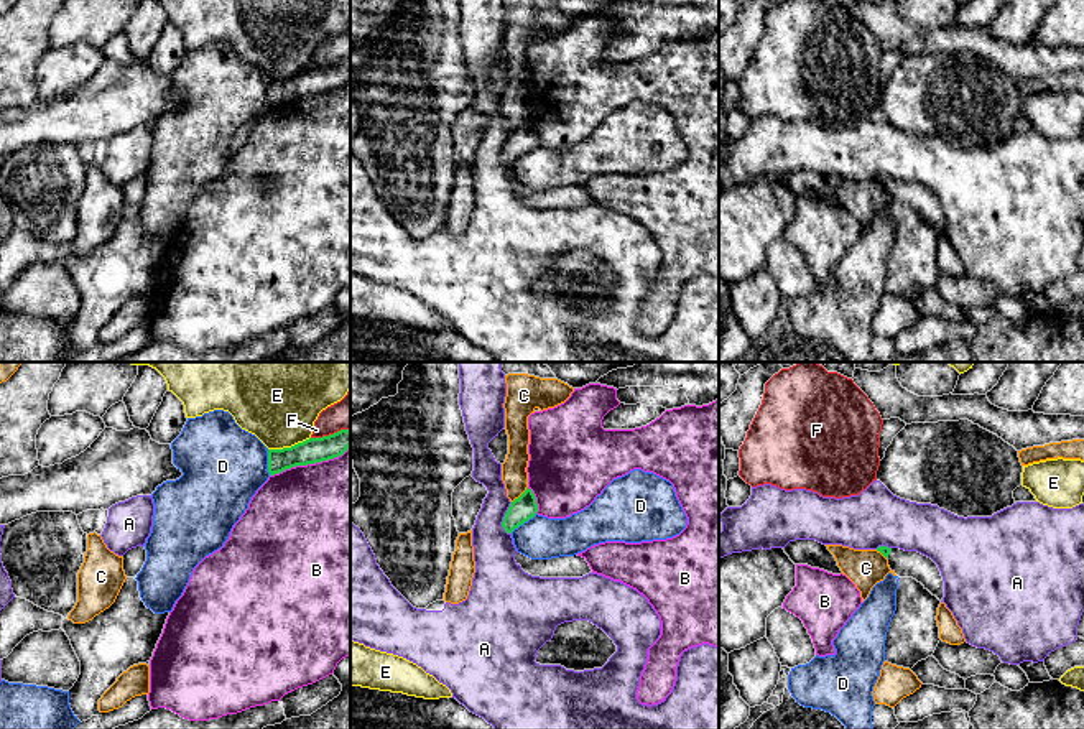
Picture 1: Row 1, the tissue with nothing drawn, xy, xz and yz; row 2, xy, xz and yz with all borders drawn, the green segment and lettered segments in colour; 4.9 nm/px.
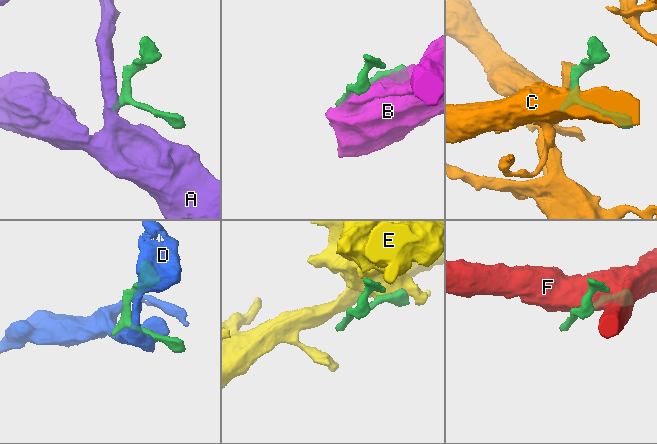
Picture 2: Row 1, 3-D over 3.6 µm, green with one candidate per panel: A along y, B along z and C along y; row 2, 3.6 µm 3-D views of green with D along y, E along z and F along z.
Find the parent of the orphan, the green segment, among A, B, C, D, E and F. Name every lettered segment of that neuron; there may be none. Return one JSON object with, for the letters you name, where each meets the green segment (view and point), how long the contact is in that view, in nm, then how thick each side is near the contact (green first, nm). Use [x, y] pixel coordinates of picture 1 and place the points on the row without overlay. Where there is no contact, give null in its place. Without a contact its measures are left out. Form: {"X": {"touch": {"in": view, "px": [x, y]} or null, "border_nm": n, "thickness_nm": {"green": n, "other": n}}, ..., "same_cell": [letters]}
{"same_cell": []}

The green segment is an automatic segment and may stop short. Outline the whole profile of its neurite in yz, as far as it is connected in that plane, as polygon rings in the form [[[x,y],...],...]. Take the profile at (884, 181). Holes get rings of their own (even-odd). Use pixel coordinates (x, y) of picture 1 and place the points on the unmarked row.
[[[883,176],[878,178],[877,183],[880,183],[888,191],[890,201],[898,209],[916,211],[924,217],[924,221],[928,221],[933,227],[943,232],[944,212],[938,196],[931,189],[918,183],[905,183],[900,179],[888,179]]]

